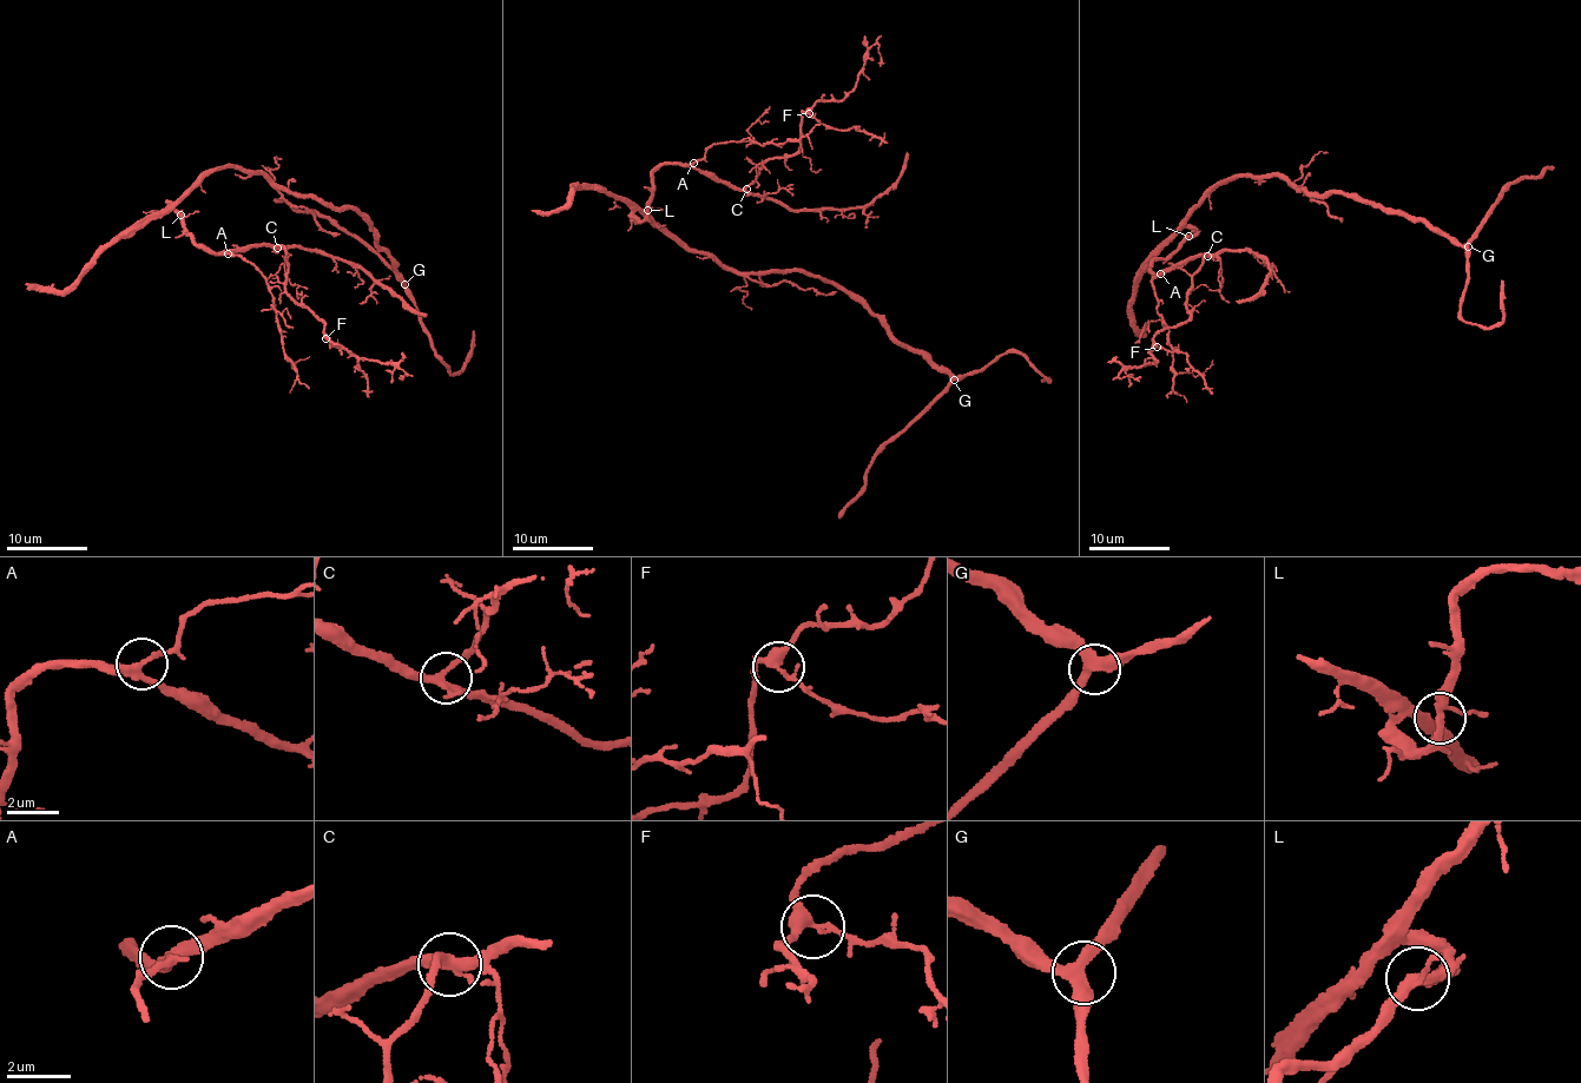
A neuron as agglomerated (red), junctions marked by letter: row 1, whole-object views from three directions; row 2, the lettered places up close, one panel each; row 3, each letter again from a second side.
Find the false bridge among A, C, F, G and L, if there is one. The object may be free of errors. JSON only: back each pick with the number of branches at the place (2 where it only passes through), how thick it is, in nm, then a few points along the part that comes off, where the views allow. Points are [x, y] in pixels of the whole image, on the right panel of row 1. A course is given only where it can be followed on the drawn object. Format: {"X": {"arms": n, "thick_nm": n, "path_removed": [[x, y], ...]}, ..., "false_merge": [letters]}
{"false_merge": []}

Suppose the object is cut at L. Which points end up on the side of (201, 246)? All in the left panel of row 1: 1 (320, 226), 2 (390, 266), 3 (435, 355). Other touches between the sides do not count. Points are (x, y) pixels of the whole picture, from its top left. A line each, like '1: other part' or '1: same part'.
1: other part
2: other part
3: other part

